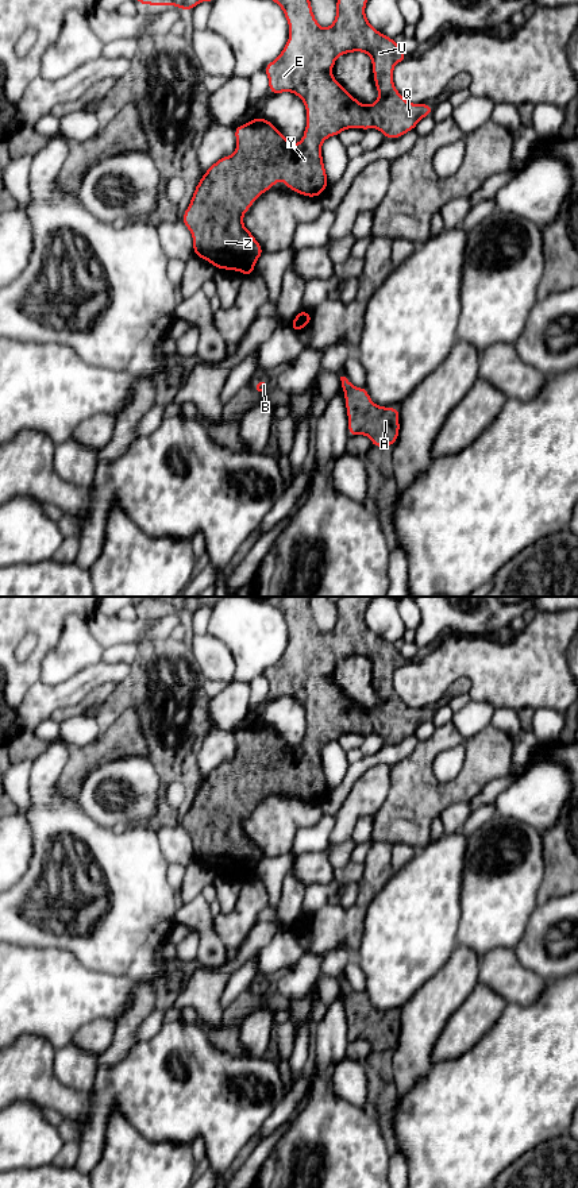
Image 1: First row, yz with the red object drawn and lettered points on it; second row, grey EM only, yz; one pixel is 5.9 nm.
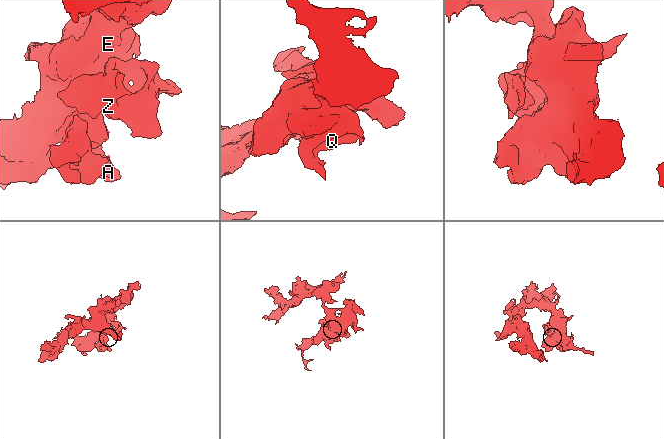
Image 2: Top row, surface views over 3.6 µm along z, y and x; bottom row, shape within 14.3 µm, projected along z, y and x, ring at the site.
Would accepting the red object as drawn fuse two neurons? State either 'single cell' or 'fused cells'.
single cell

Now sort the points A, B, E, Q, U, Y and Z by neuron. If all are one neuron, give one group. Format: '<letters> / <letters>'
A B E Q U Y Z

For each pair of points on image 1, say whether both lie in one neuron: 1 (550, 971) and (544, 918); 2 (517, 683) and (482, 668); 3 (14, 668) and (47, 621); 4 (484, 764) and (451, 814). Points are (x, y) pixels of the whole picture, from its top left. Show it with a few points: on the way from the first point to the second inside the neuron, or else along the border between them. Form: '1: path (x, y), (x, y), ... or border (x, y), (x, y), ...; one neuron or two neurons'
1: path (538, 957), (538, 932); one neuron
2: path (509, 675), (490, 668); one neuron
3: path (29, 664), (41, 651), (46, 636); one neuron
4: border (466, 802), (454, 802), (439, 816); two neurons

